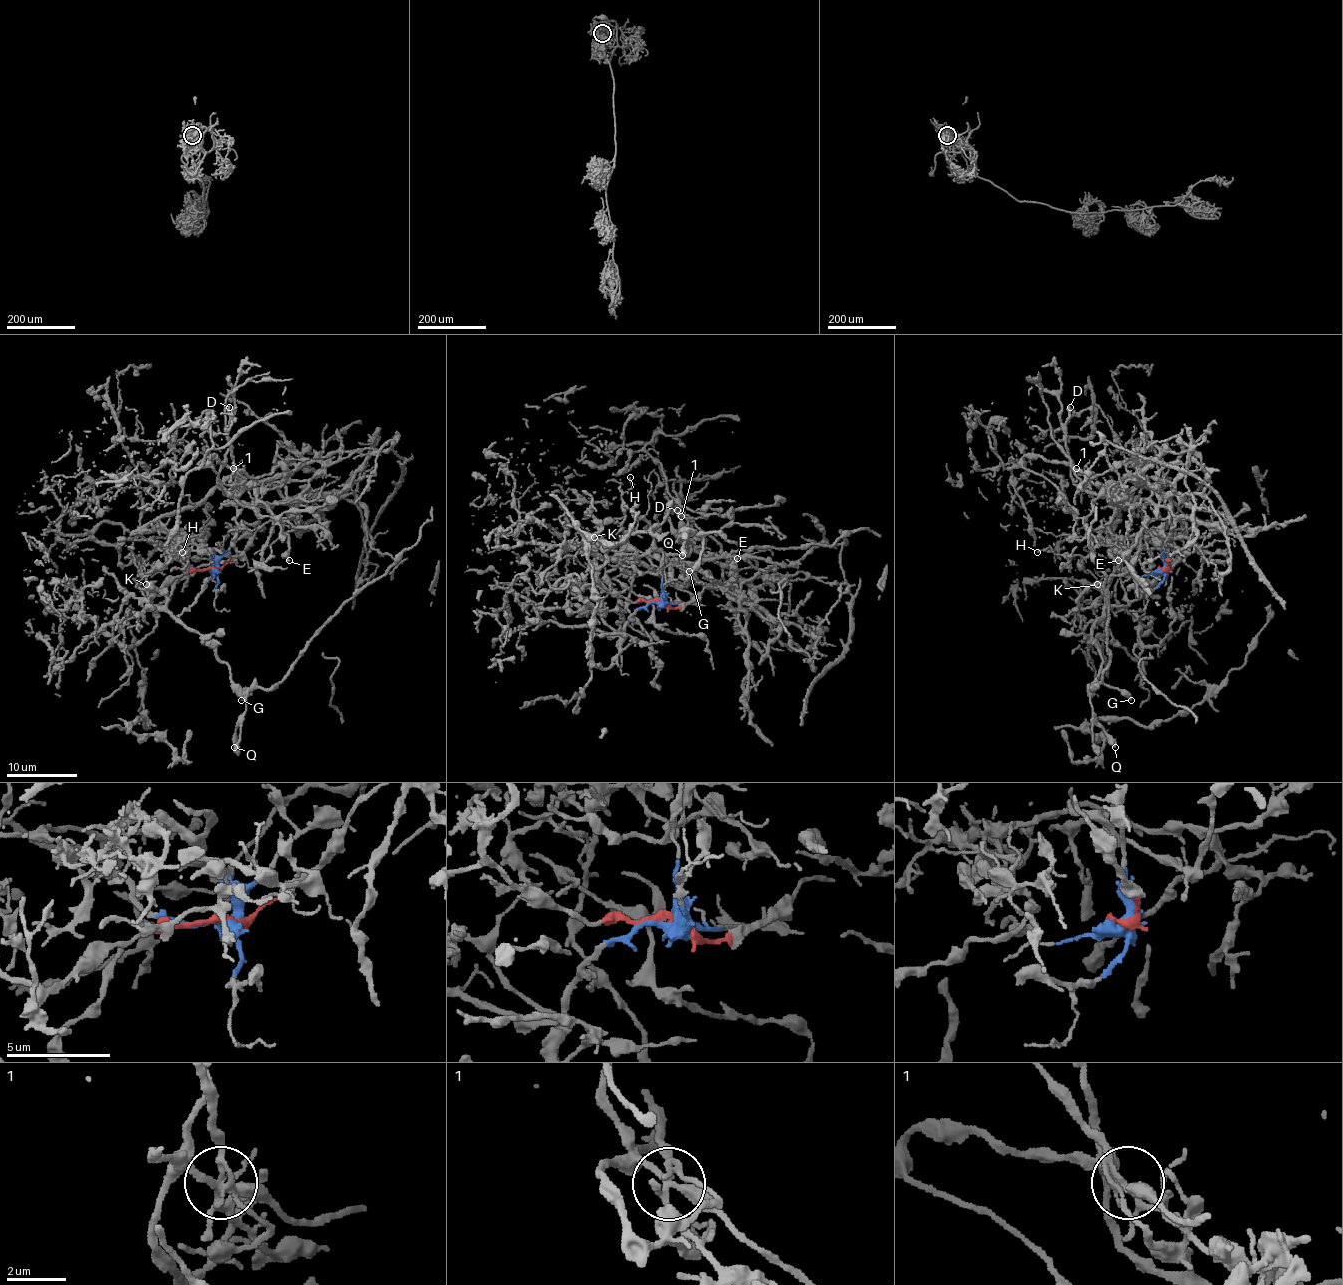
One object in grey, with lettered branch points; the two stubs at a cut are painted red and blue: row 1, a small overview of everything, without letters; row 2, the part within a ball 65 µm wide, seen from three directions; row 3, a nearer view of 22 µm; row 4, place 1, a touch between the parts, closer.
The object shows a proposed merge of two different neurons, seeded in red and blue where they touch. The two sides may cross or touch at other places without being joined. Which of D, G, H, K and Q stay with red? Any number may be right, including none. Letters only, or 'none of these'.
G, K, Q

